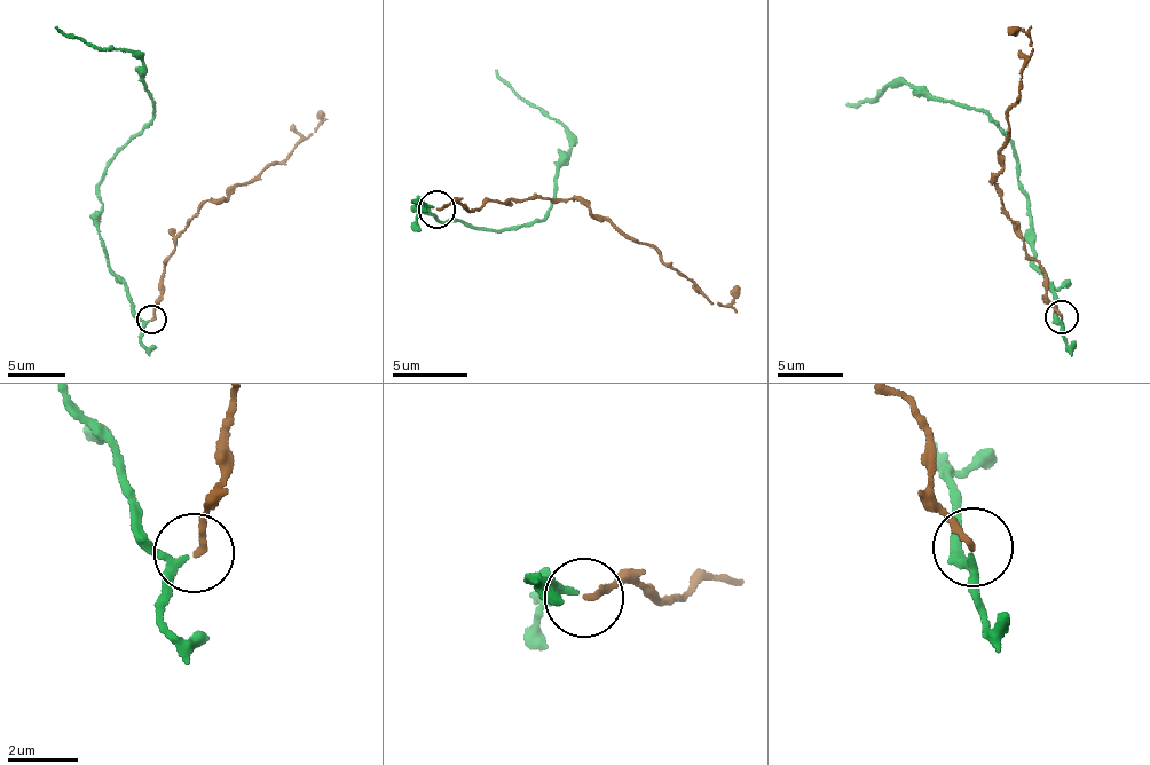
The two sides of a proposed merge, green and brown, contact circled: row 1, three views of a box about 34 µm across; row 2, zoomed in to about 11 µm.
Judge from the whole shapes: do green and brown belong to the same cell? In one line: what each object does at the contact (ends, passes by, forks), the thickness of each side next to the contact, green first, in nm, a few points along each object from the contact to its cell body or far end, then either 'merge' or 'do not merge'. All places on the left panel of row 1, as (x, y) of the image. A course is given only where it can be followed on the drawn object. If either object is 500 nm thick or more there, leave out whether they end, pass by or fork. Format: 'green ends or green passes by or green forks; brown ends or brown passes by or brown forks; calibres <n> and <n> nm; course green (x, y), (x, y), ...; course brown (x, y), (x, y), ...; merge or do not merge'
green passes by; brown ends; calibres 200 and 190 nm; course green (150, 321), (134, 312), (109, 267), (99, 183), (154, 111), (139, 57), (88, 46), (57, 25); course brown (150, 318), (167, 259), (207, 199), (222, 200), (266, 166), (282, 162), (294, 143), (313, 134), (321, 110); merge

